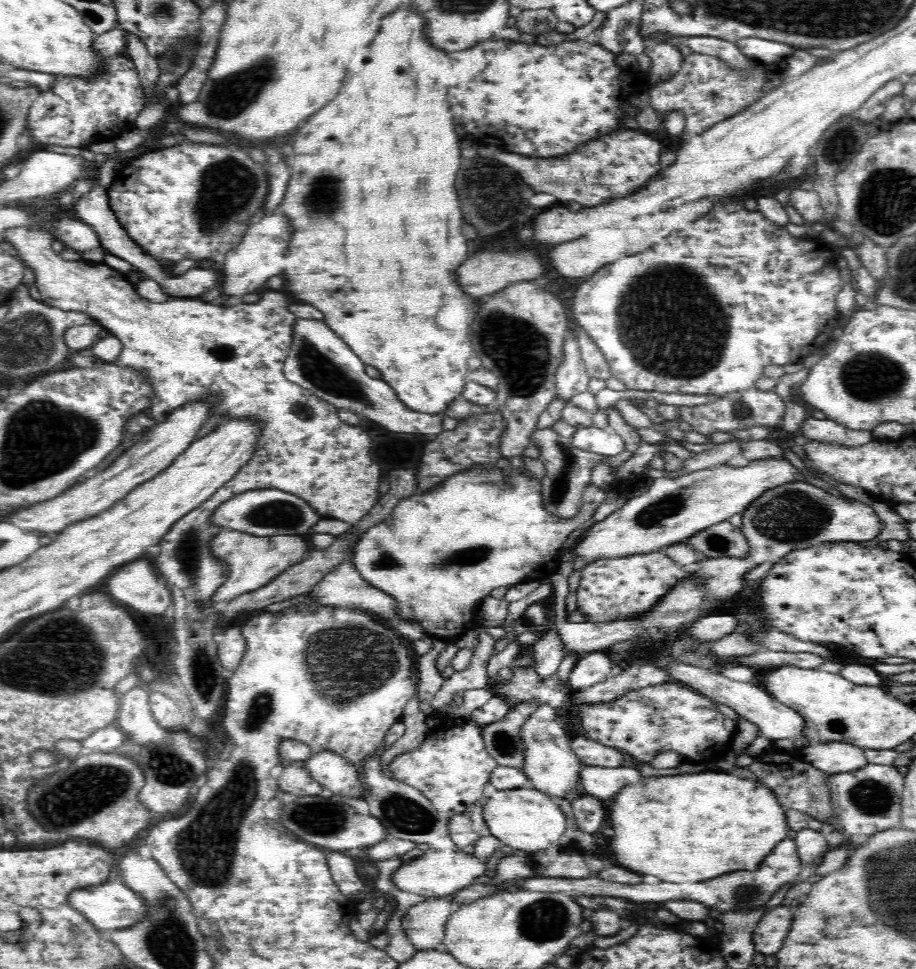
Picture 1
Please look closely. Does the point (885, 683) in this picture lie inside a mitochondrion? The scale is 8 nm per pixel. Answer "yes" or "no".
no

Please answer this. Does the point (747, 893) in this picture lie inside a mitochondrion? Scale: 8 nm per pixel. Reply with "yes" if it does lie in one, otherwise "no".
yes

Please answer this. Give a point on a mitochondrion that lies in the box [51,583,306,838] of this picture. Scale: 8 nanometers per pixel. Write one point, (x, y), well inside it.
(170, 769)

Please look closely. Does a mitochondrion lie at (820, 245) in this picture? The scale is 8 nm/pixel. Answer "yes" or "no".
no

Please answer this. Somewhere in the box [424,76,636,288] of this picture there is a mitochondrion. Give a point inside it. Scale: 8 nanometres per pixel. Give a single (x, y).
(480, 179)

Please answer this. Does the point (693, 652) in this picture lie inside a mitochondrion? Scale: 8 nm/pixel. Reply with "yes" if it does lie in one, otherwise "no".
yes

